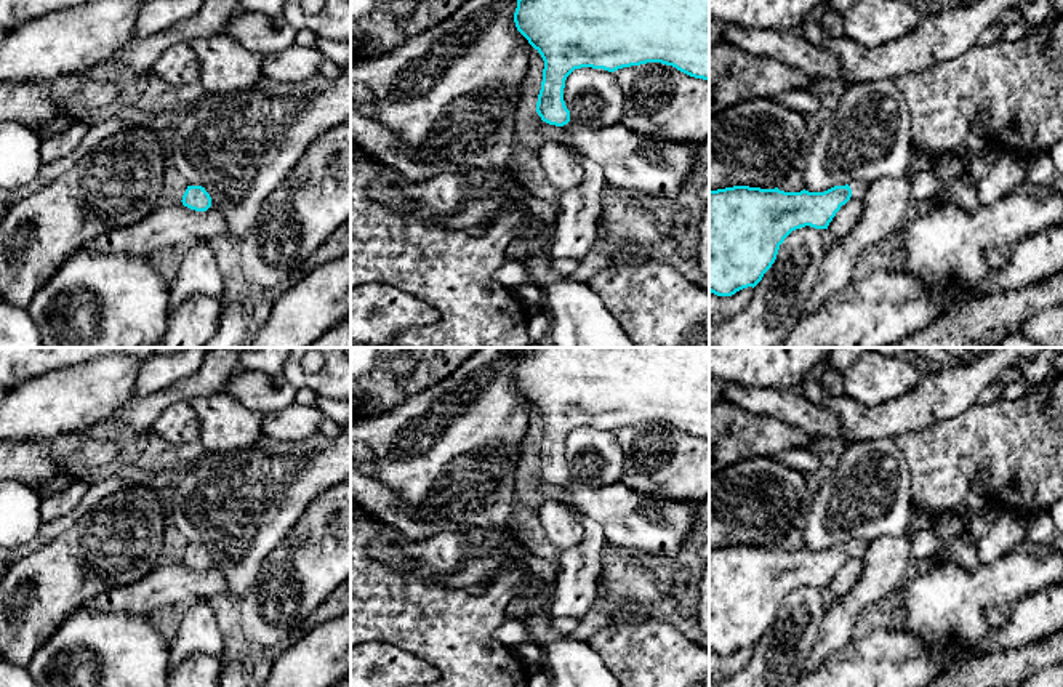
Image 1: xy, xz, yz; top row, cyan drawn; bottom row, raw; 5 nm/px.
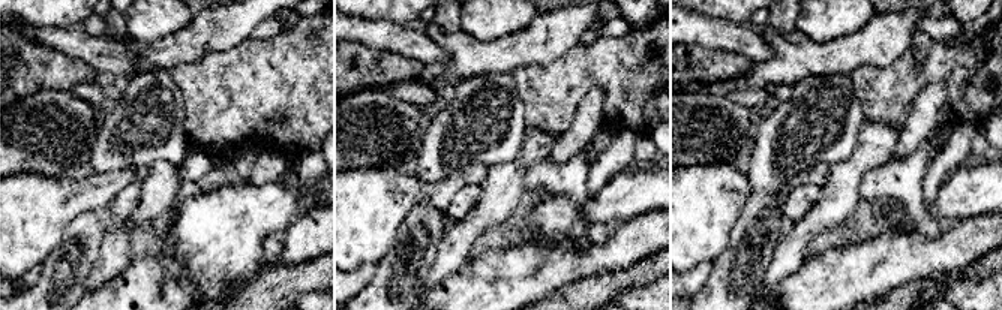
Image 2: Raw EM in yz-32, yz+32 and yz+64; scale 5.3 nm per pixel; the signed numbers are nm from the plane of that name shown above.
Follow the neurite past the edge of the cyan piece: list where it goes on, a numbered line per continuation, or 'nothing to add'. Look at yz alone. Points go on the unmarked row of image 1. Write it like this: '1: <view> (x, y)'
1: yz (858, 546)

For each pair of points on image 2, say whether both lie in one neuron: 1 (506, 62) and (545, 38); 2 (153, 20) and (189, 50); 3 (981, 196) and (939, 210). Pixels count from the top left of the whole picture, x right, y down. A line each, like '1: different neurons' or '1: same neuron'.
1: same neuron
2: different neurons
3: same neuron

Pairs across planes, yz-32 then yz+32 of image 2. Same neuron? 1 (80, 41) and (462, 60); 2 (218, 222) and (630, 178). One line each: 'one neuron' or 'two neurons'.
1: two neurons
2: one neuron

